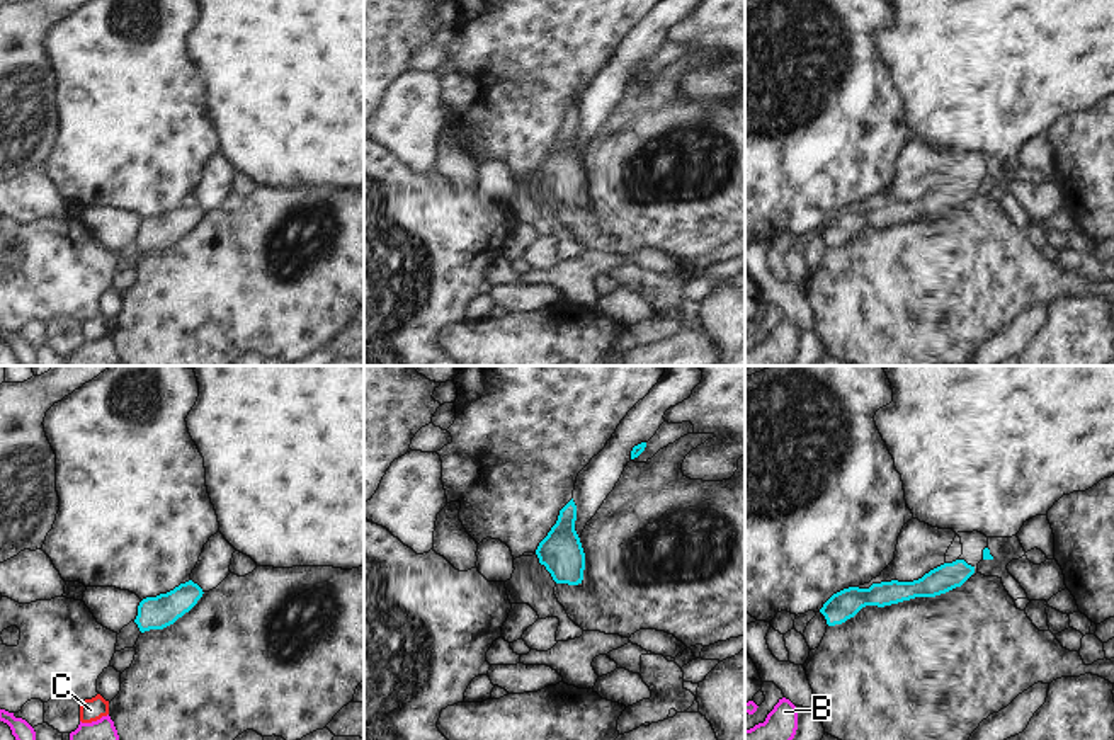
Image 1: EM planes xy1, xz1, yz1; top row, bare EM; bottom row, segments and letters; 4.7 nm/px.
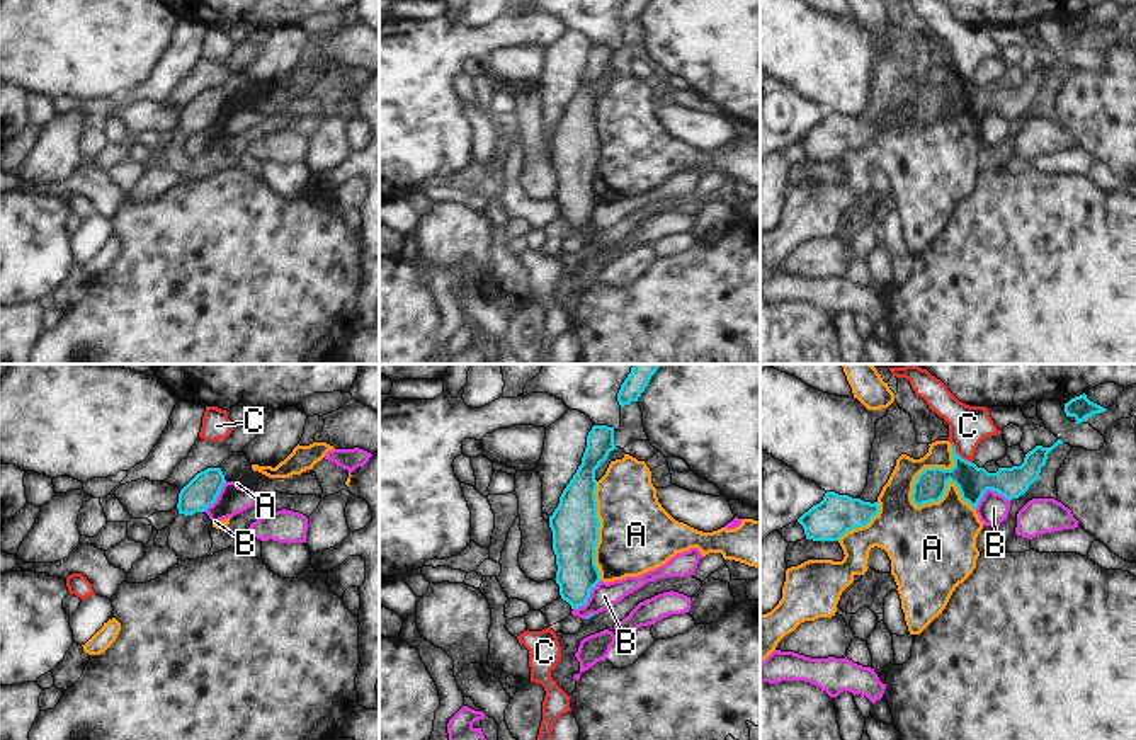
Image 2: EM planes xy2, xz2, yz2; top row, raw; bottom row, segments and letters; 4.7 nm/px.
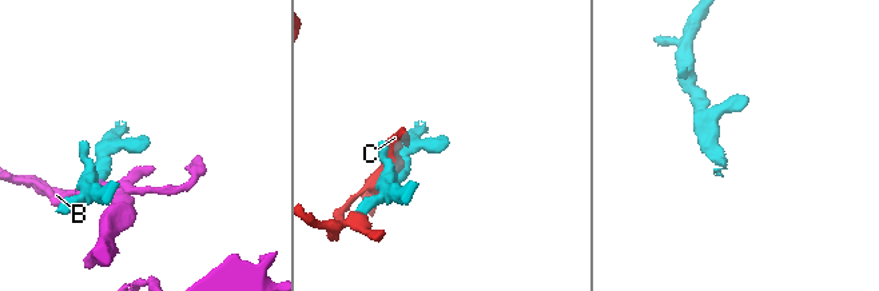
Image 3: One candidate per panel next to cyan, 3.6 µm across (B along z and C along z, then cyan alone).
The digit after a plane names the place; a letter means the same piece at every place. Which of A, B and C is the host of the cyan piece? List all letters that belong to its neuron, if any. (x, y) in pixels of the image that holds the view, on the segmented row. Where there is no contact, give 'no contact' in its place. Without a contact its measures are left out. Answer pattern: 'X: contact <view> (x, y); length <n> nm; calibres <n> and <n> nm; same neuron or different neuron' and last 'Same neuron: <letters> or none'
A: contact yz2 (912, 499); length 340 nm; calibres 150 and 400 nm; different neuron
B: contact yz2 (988, 489); length 170 nm; calibres 150 and 140 nm; different neuron
C: contact yz2 (958, 455); length 140 nm; calibres 150 and 190 nm; different neuron
Same neuron: none

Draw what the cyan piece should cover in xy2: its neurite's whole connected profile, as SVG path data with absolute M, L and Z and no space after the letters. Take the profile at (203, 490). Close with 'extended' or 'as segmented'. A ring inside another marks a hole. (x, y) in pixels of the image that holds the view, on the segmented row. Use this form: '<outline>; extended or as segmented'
M207 468L197 473L179 493L179 514L206 512L216 502L224 483L221 468Z; as segmented

